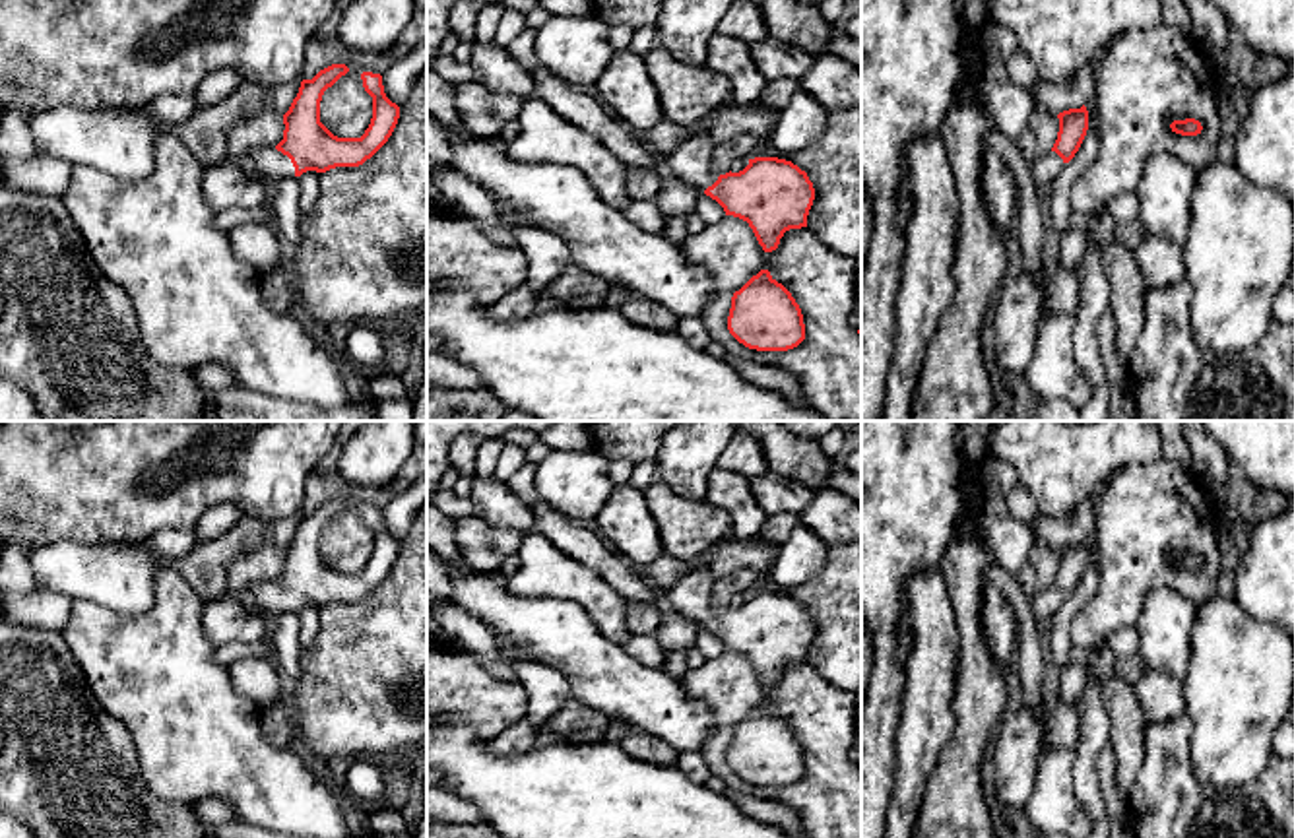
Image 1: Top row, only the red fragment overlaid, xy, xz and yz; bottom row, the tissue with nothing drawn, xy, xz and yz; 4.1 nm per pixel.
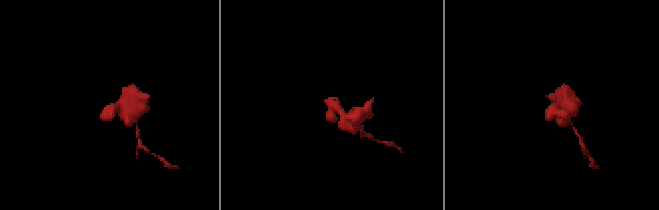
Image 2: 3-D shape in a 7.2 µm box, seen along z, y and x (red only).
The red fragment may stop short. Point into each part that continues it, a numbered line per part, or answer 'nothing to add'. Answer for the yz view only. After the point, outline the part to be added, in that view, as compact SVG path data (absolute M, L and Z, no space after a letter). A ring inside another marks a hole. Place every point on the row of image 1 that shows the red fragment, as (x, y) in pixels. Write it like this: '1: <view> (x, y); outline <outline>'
1: yz (1048, 167); outline M1050 151L1036 161L1026 163L1030 178L1034 184L1040 186L1050 186L1065 169L1063 159L1055 153Z

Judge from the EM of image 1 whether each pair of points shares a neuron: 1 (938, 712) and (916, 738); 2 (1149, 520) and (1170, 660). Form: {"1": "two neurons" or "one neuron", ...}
{"1": "one neuron", "2": "two neurons"}

